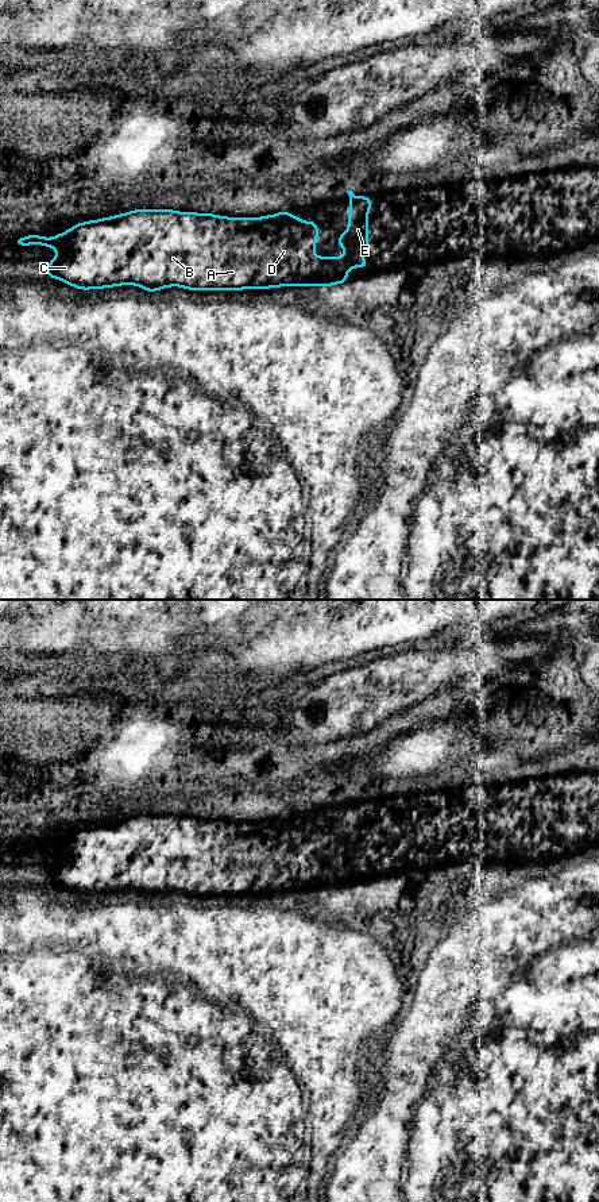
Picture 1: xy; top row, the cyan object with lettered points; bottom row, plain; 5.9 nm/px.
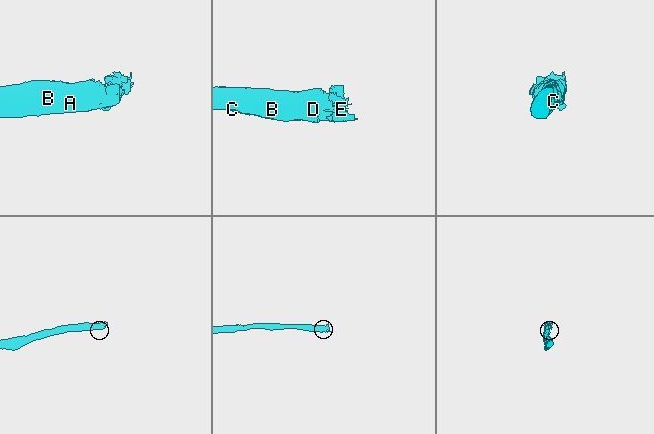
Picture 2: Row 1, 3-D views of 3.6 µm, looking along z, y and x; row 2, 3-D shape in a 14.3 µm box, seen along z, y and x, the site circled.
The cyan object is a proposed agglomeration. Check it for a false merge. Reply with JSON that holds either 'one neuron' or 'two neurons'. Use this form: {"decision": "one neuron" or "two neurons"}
{"decision": "one neuron"}

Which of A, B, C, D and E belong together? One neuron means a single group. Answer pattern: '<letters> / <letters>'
A B C D E

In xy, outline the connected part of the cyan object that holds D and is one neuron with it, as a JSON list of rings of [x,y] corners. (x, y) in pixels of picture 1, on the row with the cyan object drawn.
[[[347,190],[349,196],[349,217],[348,217],[348,230],[339,235],[339,247],[347,250],[345,257],[314,257],[314,244],[318,243],[316,239],[318,235],[318,226],[314,221],[302,221],[298,216],[291,216],[286,209],[277,215],[267,215],[264,217],[225,217],[219,215],[194,213],[194,212],[175,212],[173,209],[136,209],[123,215],[115,215],[111,217],[104,217],[100,220],[89,220],[86,223],[74,224],[66,232],[55,235],[54,238],[43,238],[40,235],[27,235],[26,238],[18,238],[15,240],[16,246],[28,246],[28,244],[42,244],[55,249],[58,251],[57,257],[49,262],[46,266],[46,276],[63,281],[77,289],[101,289],[112,288],[119,285],[138,285],[142,286],[146,292],[161,290],[167,286],[182,286],[189,290],[241,290],[241,289],[267,289],[278,286],[332,286],[335,284],[345,284],[348,270],[351,267],[367,267],[368,262],[364,257],[360,257],[360,253],[364,253],[366,249],[371,244],[367,239],[368,235],[368,221],[367,213],[371,211],[371,197],[356,197],[352,190]]]

